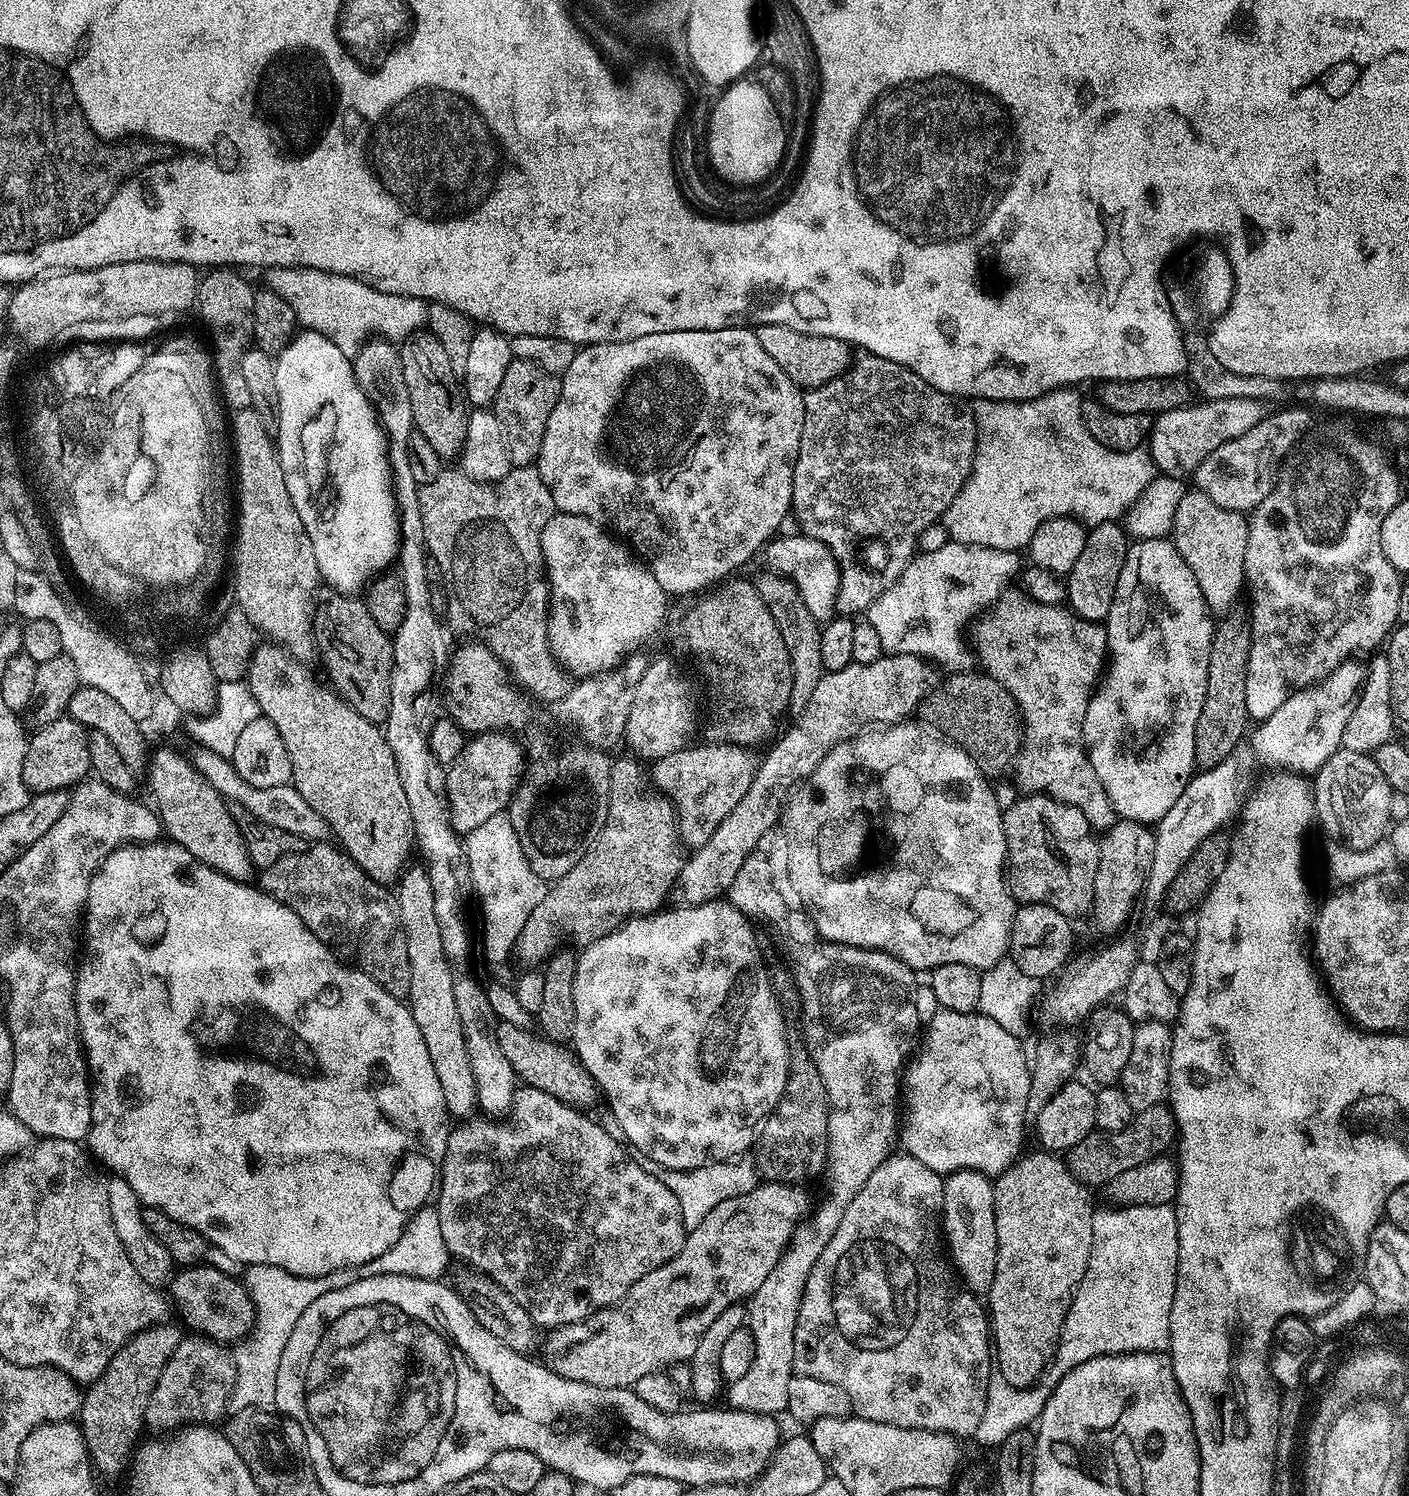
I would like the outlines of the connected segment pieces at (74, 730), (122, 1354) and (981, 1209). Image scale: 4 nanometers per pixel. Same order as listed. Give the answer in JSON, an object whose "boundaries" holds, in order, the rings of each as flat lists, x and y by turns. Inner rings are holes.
{"boundaries":[[[65,714,60,719,35,730,36,733,31,733,22,766,22,778,29,793,68,790,89,775,92,766,88,745,89,729,83,728,79,722]],[[168,1326,150,1327,125,1342,114,1354,114,1358,110,1358,103,1374,83,1393,78,1423,80,1431,84,1433,93,1469,101,1477,107,1472,113,1475,123,1467,132,1436,135,1436,136,1427,139,1427,144,1399,152,1394,170,1354,174,1354,180,1345,181,1337,176,1336,175,1330,164,1327]],[[963,1168,961,1172,950,1172,944,1176,944,1206,942,1209,942,1236,946,1241,946,1252,950,1257,950,1263,955,1275,962,1281,963,1287,977,1298,987,1297,990,1286,994,1286,994,1270,998,1266,998,1250,996,1249,996,1219,994,1218,994,1190,993,1181,983,1172,971,1172,969,1168]]]}

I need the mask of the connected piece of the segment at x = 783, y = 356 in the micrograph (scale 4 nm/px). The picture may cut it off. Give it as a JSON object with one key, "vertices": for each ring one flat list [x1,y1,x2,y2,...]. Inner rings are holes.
{"vertices":[[781,324,759,325,755,329,755,334,762,350,770,354,770,359,782,369,782,374,786,374,786,378,790,378,792,383,802,390,817,388,838,378,843,372,847,372,848,365,854,359,853,349,845,340,838,338,806,334,802,330,794,330]]}

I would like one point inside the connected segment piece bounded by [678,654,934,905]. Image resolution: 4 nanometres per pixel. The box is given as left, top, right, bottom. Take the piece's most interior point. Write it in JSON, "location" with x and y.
{"location":[844,702]}

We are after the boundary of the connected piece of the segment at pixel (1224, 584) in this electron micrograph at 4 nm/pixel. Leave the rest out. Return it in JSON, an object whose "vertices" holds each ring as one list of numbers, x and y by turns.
{"vertices":[[1199,490,1185,491,1174,513,1170,539,1176,545,1178,554,1186,558,1186,566,1194,570,1194,578,1198,578,1198,590,1202,590,1209,613,1227,614,1233,611,1235,604,1232,603,1239,598,1240,588,1242,592,1245,587,1248,522,1249,517,1245,513,1226,510]]}

